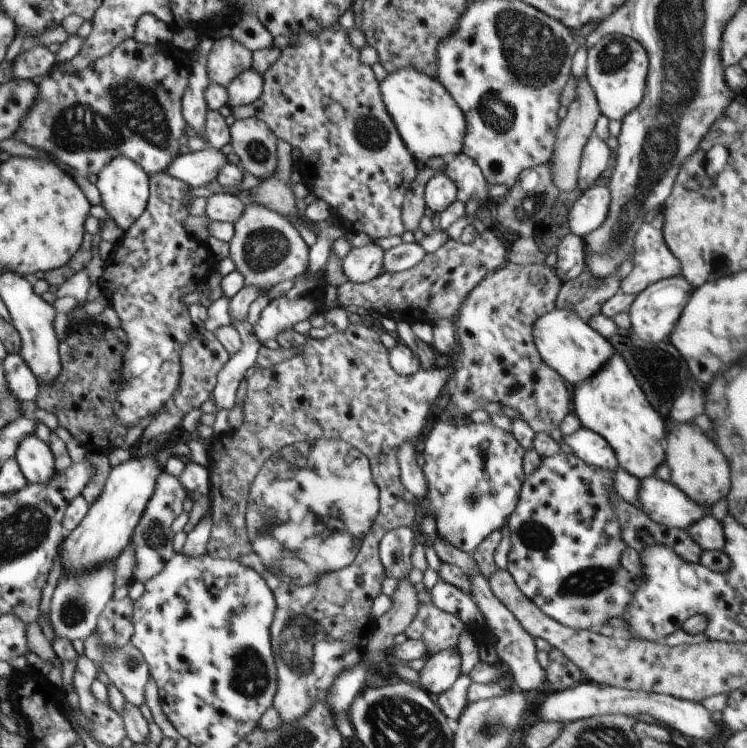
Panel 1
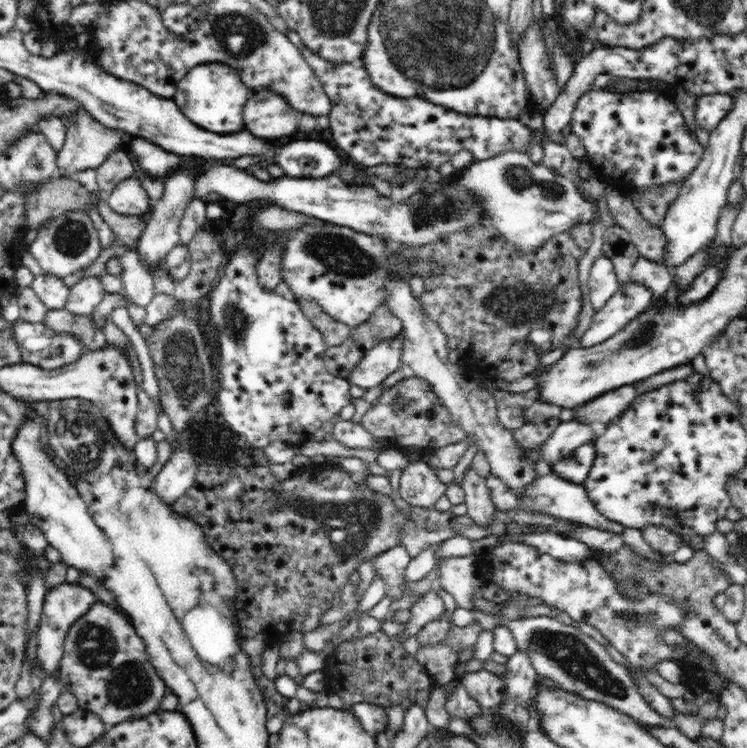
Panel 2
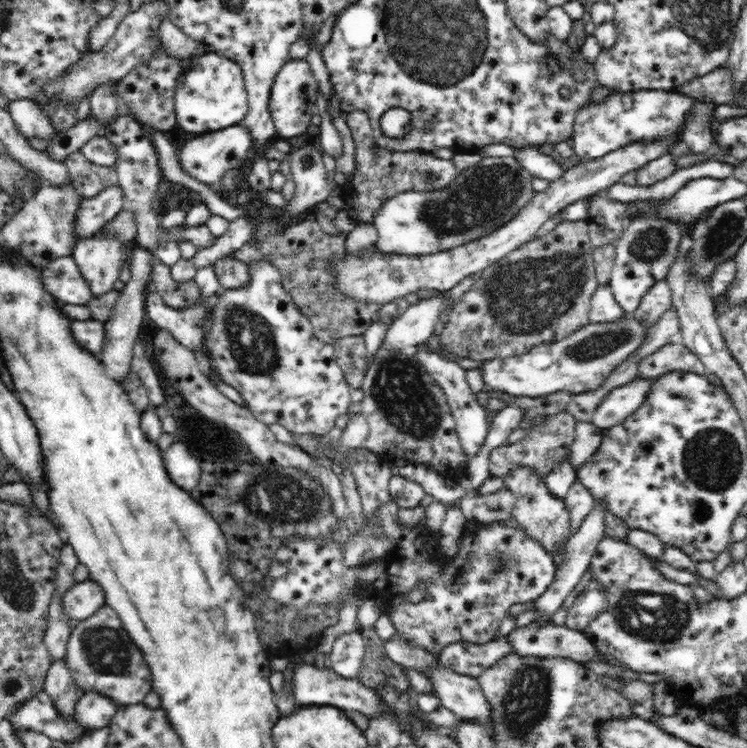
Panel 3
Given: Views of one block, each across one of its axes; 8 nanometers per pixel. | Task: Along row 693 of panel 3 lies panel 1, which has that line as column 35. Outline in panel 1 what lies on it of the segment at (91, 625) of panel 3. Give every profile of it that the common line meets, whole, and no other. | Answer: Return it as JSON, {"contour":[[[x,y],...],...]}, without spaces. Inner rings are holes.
{"contour":[[[128,38],[106,57],[94,60],[80,72],[62,72],[57,64],[50,68],[47,77],[38,85],[34,106],[22,118],[14,137],[28,146],[44,150],[50,156],[54,154],[56,160],[74,168],[80,176],[98,175],[111,159],[119,156],[133,160],[146,174],[165,172],[170,162],[180,155],[180,146],[188,126],[182,116],[181,106],[191,69],[186,66],[186,59],[176,58],[174,47],[169,43],[149,45]]]}

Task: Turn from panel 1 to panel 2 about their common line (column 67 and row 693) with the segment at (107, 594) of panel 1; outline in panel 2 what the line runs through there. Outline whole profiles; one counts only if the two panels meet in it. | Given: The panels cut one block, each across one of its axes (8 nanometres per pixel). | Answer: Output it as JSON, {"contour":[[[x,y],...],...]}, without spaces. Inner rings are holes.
{"contour":[[[455,605],[454,622],[467,626],[473,621],[482,624],[484,630],[506,627],[514,639],[518,651],[526,651],[535,672],[543,678],[557,682],[560,689],[577,694],[586,700],[606,703],[622,713],[630,715],[643,726],[668,727],[668,719],[652,709],[638,692],[629,671],[617,664],[608,654],[605,645],[595,634],[584,627],[566,625],[549,616],[530,616],[509,621],[507,618],[494,618],[481,610],[468,610]]]}

